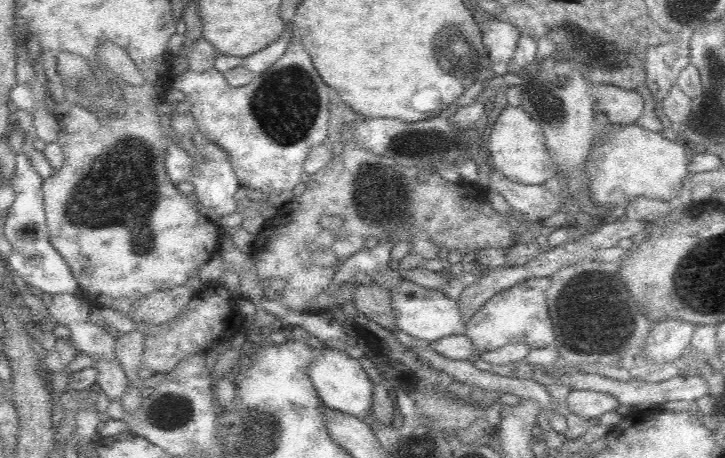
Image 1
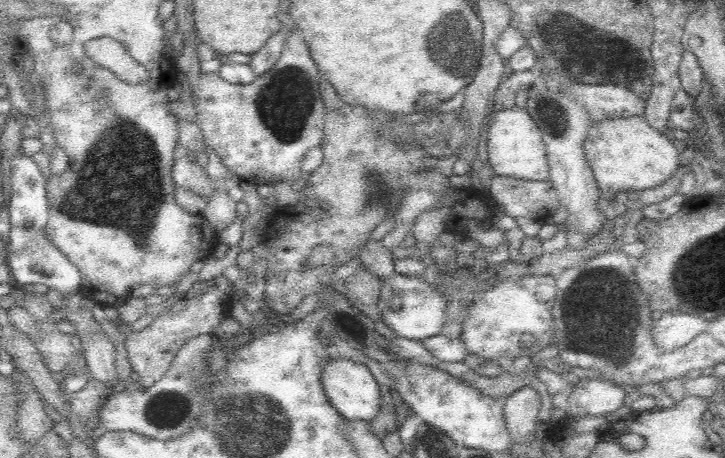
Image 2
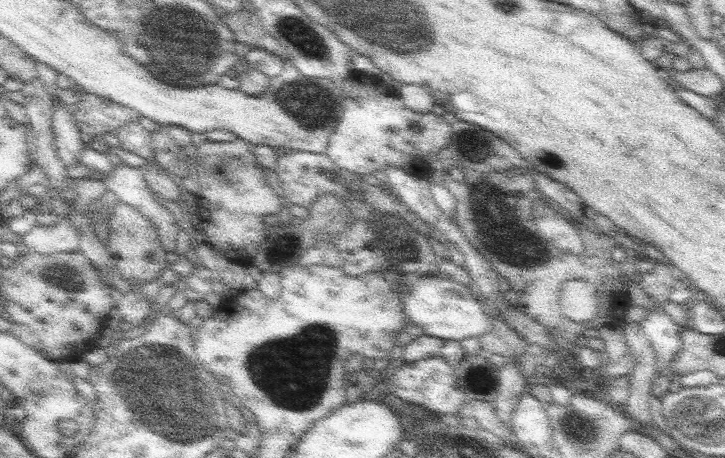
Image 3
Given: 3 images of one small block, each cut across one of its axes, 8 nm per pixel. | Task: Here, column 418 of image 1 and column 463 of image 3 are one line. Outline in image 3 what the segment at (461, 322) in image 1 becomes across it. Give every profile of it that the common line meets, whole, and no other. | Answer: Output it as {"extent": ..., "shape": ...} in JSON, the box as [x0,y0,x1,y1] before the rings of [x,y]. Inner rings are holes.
{"extent":[397,276,493,342],"shape":[[[403,276],[397,292],[403,298],[403,312],[407,320],[415,326],[423,326],[425,336],[443,338],[445,342],[461,342],[463,338],[479,338],[493,328],[491,318],[481,308],[477,298],[471,294],[469,286],[449,280],[447,276]]]}

